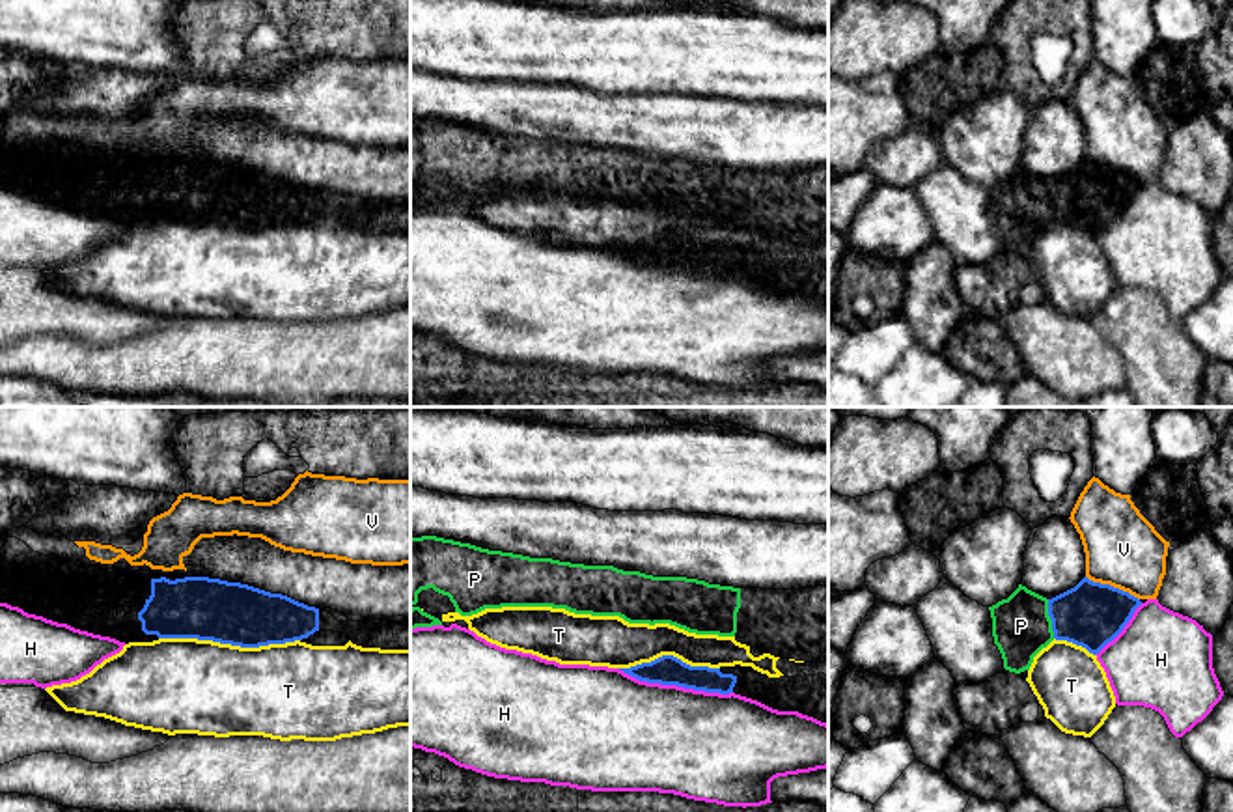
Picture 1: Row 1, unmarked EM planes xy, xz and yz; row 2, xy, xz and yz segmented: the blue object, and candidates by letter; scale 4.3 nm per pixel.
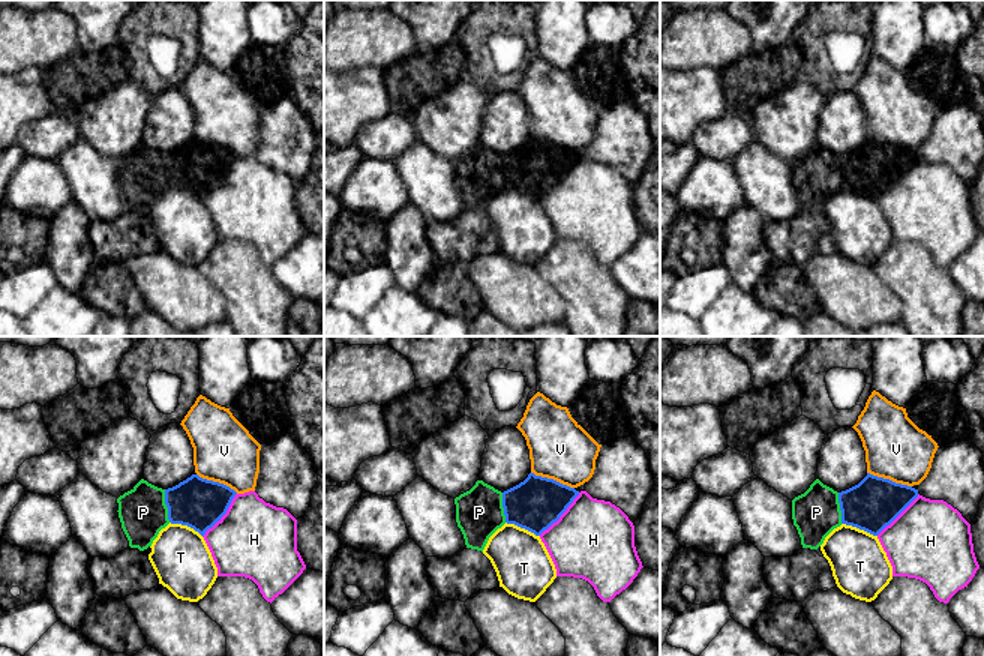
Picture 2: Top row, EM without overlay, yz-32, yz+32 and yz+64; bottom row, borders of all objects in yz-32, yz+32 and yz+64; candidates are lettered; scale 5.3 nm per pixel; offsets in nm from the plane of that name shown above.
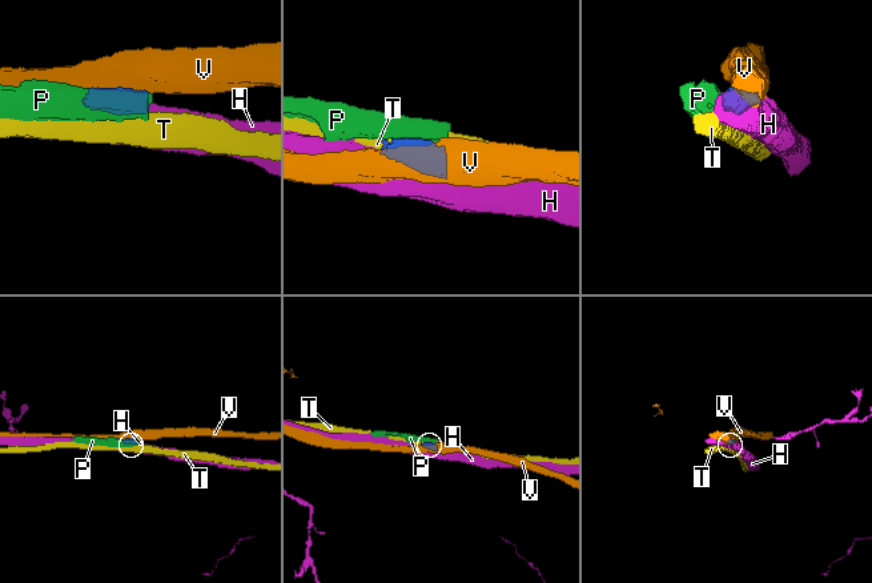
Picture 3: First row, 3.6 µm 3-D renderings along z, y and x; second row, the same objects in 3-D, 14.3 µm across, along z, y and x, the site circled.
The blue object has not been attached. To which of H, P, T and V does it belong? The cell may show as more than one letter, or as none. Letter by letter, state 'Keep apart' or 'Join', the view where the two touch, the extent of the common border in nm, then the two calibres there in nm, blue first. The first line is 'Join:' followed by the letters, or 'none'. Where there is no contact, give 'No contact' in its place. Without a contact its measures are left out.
Join: none
H: Keep apart. Touches blue in xz. Shared border 500 nm. Thickness 130 nm (blue) against 460 nm
P: Keep apart. Touches blue in yz. Shared border 170 nm. Thickness 280 nm (blue) against 260 nm
T: Keep apart. Touches blue in xy. Shared border 600 nm. Thickness 280 nm (blue) against 400 nm
V: Keep apart. Touches blue in yz. Shared border 260 nm. Thickness 280 nm (blue) against 320 nm

